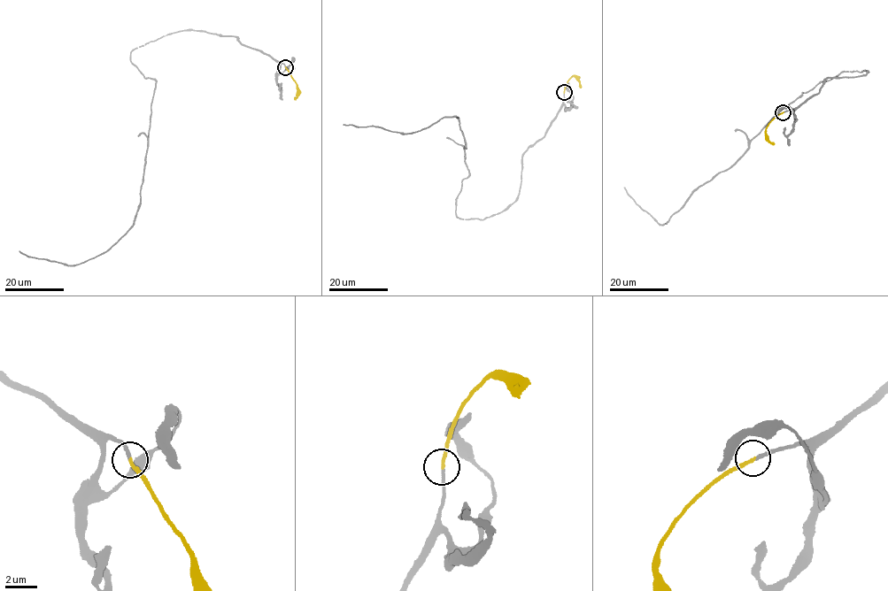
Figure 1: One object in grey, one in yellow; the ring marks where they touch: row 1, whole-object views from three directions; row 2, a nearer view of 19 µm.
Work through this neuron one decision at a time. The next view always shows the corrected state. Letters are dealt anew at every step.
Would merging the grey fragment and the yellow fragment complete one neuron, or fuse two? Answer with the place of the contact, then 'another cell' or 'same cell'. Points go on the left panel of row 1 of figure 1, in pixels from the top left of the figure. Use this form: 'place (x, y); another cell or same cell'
place (285, 67); same cell

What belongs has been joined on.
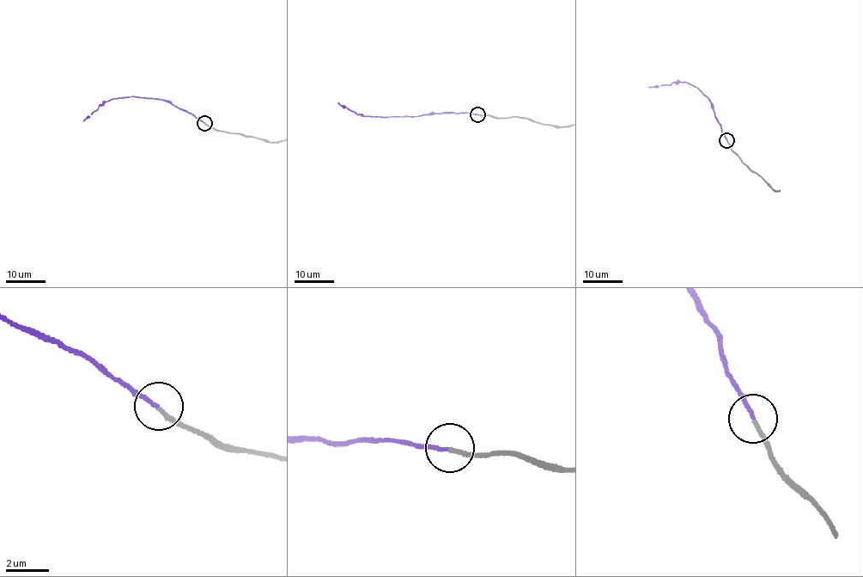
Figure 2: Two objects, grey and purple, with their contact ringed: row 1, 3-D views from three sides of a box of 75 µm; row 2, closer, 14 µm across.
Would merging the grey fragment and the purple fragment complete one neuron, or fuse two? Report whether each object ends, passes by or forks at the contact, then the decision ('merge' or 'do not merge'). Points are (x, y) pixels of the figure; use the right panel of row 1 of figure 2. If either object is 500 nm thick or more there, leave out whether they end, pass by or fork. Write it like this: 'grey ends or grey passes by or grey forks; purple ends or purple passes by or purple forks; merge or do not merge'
grey ends; purple ends; merge

